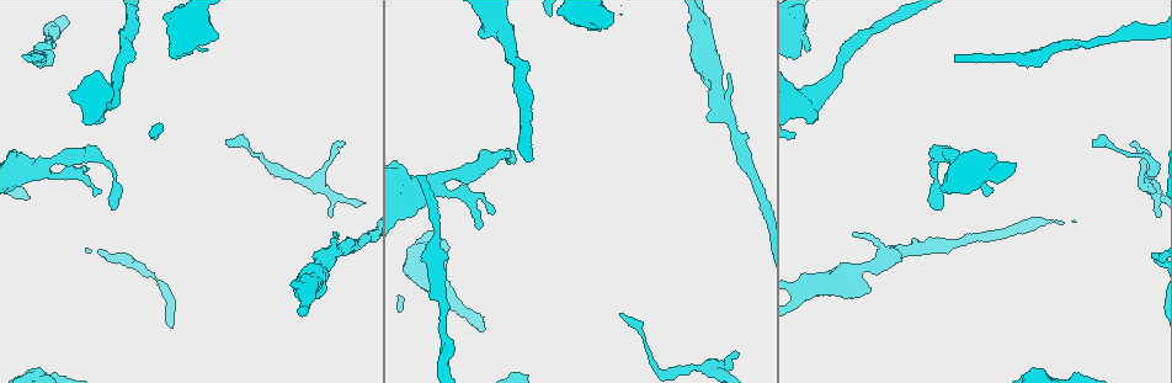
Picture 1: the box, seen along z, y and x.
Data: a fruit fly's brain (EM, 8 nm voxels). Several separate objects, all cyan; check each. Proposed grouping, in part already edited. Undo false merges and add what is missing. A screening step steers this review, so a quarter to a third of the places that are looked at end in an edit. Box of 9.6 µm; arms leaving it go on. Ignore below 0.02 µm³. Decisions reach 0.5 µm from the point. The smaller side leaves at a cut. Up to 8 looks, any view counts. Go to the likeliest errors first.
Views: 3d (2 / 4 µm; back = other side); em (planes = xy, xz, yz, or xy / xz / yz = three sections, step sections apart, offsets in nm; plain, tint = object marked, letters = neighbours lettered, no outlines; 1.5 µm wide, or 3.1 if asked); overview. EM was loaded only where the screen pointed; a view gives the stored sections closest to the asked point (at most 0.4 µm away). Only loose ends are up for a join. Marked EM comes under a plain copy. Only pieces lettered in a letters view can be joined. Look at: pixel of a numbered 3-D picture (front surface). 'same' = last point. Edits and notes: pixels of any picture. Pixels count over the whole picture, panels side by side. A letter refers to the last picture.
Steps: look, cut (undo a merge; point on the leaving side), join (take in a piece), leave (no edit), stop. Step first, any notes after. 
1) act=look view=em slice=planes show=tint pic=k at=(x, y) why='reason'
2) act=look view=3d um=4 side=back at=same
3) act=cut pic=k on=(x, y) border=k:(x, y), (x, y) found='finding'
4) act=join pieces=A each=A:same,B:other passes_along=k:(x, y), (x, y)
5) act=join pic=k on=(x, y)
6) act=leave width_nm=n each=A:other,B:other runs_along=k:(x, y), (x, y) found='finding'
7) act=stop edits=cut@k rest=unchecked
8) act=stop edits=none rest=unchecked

act=look view=3d um=4 pic=1 at=(955, 54) why='free end'

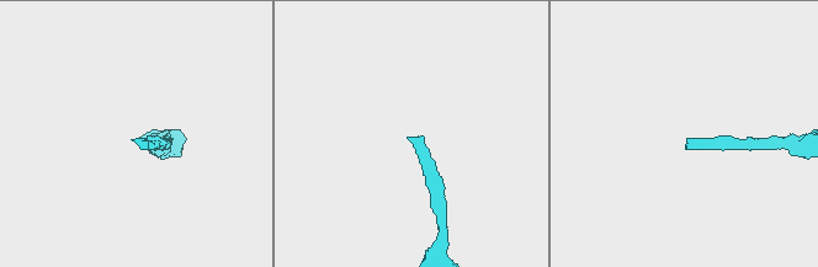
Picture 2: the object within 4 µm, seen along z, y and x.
act=look view=em slice=planes show=letters pic=2 at=(133, 139)

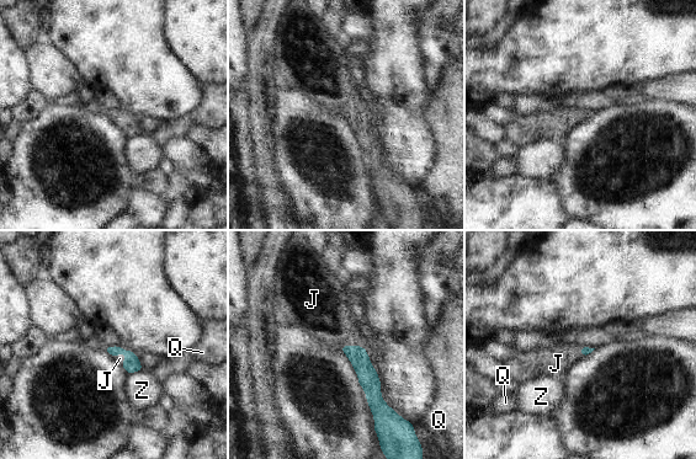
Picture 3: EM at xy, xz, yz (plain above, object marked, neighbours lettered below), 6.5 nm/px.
act=join pieces=J each=J:same,Q:other,Z:other passes_along=3:(131, 363), (120, 353), (120, 358) found='it goes on there'

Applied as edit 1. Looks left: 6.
act=look view=3d um=4 pic=1 at=(936, 175) why='sudden change in width'

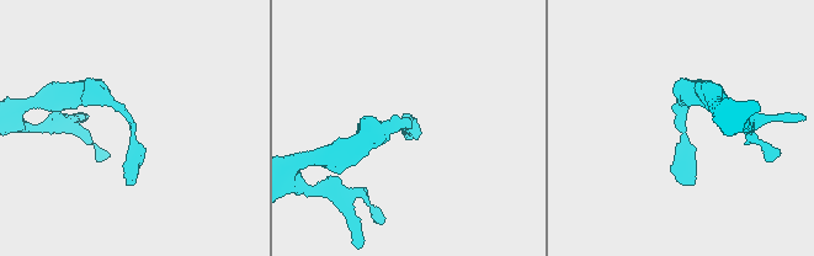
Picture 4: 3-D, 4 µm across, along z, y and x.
act=look view=em slice=planes show=tint pic=4 at=(408, 123) why='now the EM'

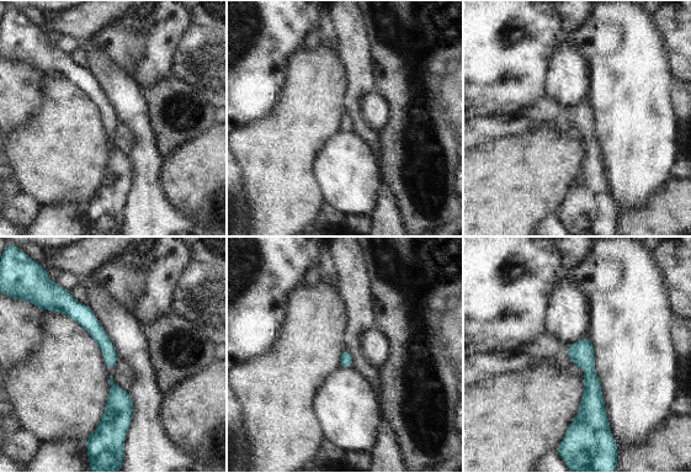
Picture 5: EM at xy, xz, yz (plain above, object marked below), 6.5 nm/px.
act=look view=em slice=planes show=letters at=same

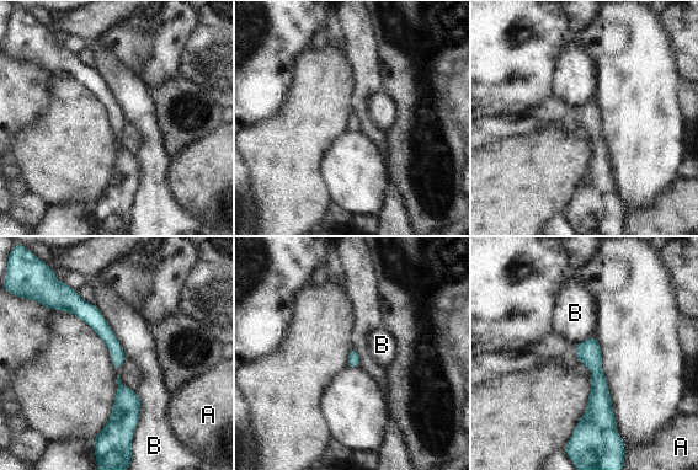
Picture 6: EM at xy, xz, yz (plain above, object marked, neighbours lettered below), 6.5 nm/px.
act=leave width_nm=80 each=A:other,B:other found='continuous, no second neuron'

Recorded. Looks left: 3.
act=stop edits=join@3 rest=unchecked

